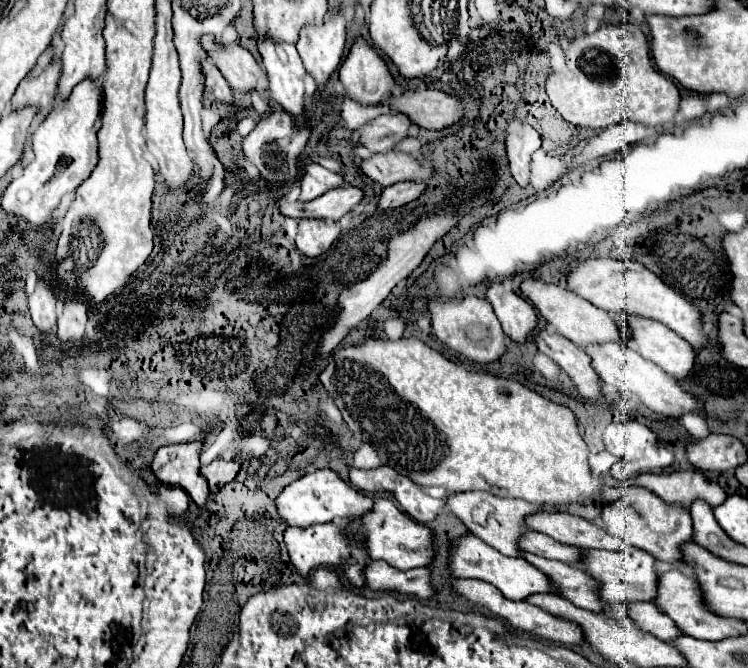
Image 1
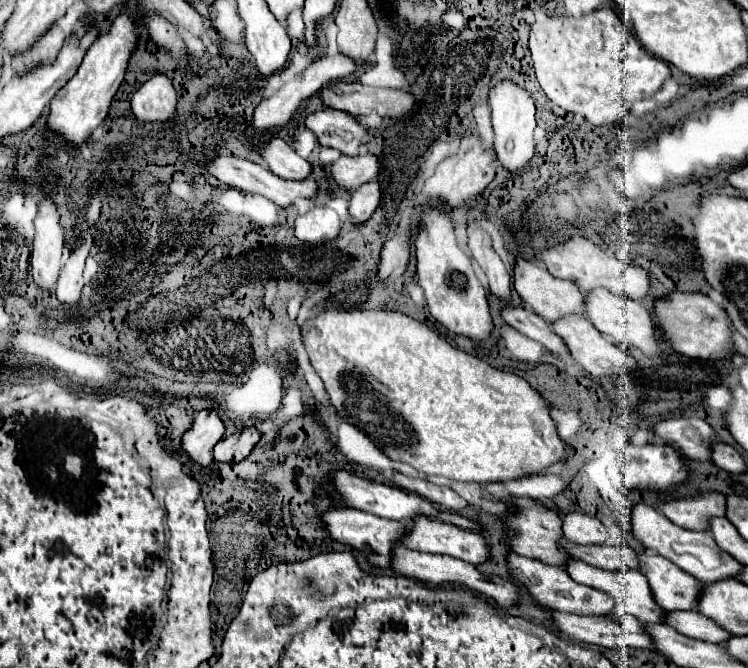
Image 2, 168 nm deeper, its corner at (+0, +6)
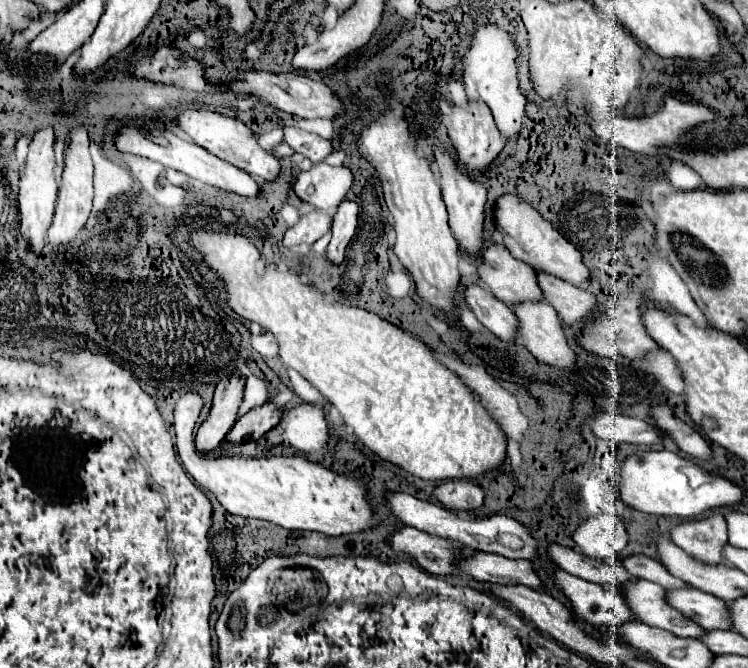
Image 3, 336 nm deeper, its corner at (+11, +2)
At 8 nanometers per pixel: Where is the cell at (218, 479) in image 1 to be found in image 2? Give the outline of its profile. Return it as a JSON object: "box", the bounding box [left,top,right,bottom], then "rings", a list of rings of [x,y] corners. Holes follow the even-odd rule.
{"box":[213,428,261,464],"rings":[[[245,428],[237,434],[231,434],[229,438],[215,444],[215,448],[213,448],[215,462],[239,464],[241,460],[245,460],[249,456],[249,452],[259,442],[259,438],[261,438],[261,432],[257,428]]]}

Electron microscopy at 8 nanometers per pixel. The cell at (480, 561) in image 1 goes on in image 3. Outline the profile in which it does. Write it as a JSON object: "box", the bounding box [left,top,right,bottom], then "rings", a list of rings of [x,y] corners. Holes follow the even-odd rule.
{"box":[554,570,636,630],"rings":[[[556,570],[554,580],[558,588],[572,600],[574,614],[592,626],[620,630],[626,622],[636,620],[618,588],[592,584],[564,570]]]}

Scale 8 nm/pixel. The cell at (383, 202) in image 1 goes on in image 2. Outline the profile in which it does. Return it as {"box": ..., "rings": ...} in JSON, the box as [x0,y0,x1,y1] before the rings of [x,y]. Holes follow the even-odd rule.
{"box":[349,182,381,224],"rings":[[[377,182],[363,184],[357,192],[353,192],[353,198],[349,204],[353,222],[357,224],[365,222],[377,210],[379,202],[381,202],[381,186]]]}

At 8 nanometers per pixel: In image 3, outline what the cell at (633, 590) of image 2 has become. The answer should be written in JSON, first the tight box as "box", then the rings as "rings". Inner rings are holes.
{"box":[622,580,706,638],"rings":[[[640,580],[640,584],[632,584],[632,588],[622,588],[622,592],[640,622],[684,638],[702,638],[706,634],[700,624],[688,620],[680,610],[666,602],[666,590],[660,584]]]}

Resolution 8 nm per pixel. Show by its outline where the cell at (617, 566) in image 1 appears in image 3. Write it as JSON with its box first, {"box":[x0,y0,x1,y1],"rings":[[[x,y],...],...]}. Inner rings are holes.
{"box":[668,588,732,630],"rings":[[[678,588],[668,592],[668,602],[706,630],[732,630],[728,604],[698,588]]]}

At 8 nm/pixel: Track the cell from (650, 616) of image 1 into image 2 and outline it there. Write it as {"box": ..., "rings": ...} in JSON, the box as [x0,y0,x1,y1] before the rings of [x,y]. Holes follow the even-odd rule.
{"box":[663,610,731,644],"rings":[[[675,610],[675,612],[667,612],[663,616],[663,624],[675,628],[679,634],[689,636],[689,638],[697,638],[697,640],[705,640],[705,642],[715,642],[715,644],[723,644],[727,638],[731,638],[729,632],[723,632],[723,628],[719,628],[713,620],[701,616],[695,610]]]}

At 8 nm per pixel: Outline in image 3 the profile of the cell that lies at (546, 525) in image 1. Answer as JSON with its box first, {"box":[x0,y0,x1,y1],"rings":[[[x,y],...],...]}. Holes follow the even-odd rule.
{"box":[574,512,628,560],"rings":[[[606,512],[584,520],[574,532],[574,542],[582,554],[596,560],[606,560],[624,550],[628,544],[628,534],[624,522],[614,512]]]}

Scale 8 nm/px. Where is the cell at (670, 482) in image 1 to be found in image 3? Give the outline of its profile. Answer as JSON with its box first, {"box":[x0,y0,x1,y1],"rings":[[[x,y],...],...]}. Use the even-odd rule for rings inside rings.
{"box":[672,514,728,564],"rings":[[[714,514],[704,520],[678,524],[672,528],[672,542],[696,562],[724,564],[722,550],[728,544],[726,520],[722,514]]]}

